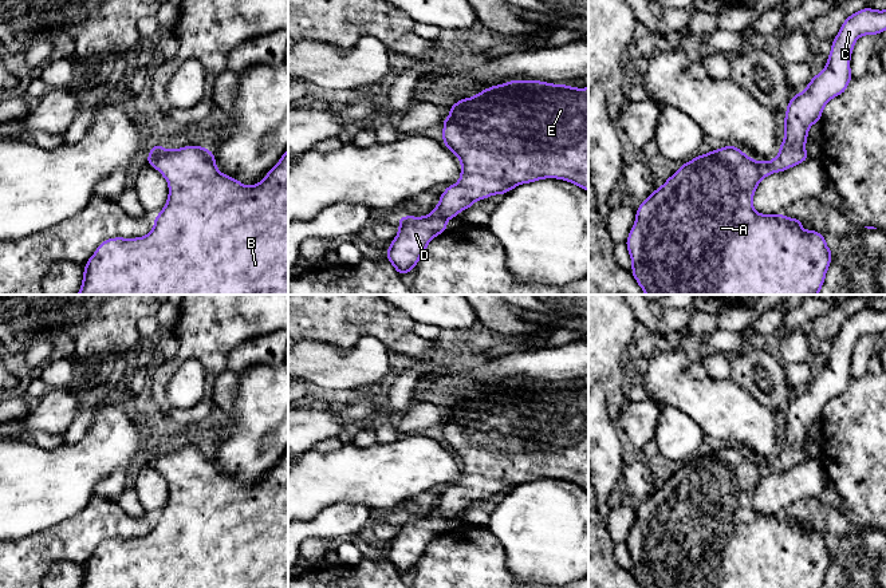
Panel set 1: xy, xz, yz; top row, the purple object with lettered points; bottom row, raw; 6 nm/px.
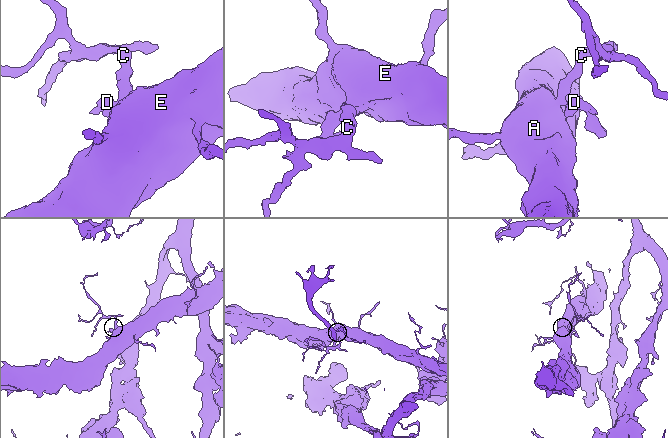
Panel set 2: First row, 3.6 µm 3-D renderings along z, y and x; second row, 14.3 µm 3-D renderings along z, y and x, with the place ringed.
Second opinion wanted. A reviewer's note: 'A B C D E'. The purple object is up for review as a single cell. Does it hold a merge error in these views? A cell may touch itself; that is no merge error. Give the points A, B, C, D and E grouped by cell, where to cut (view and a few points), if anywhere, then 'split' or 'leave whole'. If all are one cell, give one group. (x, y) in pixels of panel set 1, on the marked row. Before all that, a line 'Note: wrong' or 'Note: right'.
Note: right
groups A B C D E; cut none; leave whole

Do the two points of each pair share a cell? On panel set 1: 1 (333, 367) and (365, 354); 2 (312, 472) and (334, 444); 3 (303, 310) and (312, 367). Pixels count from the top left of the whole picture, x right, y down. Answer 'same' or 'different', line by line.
1: same
2: different
3: different

